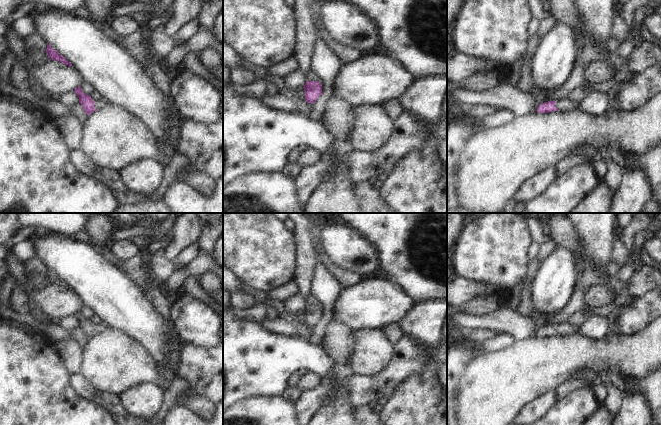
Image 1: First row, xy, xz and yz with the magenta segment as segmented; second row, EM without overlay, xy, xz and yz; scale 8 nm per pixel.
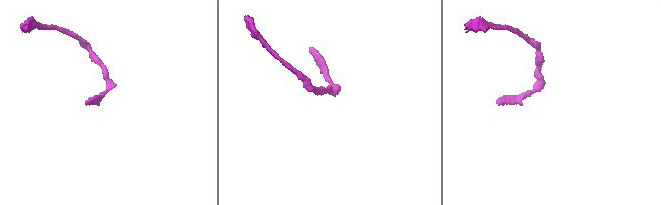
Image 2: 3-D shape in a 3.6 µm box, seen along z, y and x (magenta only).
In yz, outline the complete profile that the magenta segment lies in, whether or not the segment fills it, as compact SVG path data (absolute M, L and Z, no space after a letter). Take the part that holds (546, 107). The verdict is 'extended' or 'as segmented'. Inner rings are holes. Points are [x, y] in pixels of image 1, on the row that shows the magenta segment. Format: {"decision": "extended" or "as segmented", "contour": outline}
{"decision": "as segmented", "contour": "M548 101L540 104L537 107L537 113L549 113L558 111L558 109L555 107L556 101Z"}

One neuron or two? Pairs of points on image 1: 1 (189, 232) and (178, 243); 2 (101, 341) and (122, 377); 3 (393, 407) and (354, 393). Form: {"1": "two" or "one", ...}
{"1": "one", "2": "one", "3": "two"}

